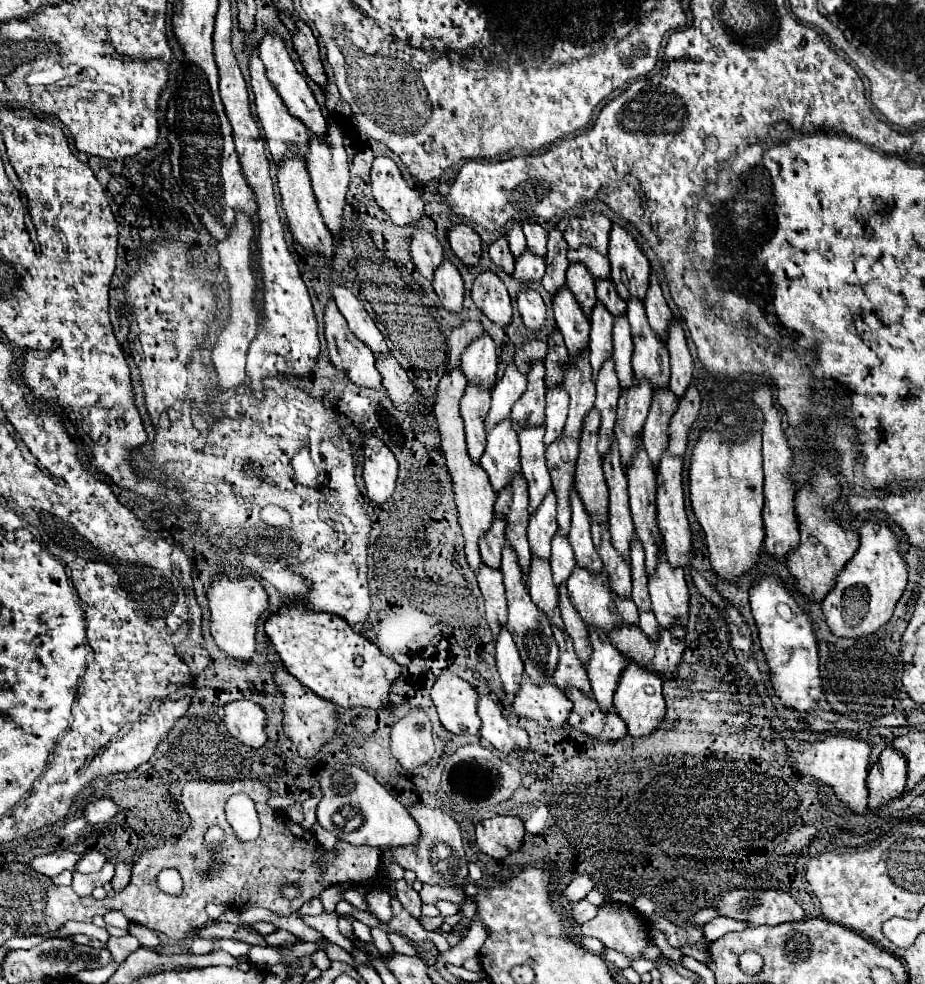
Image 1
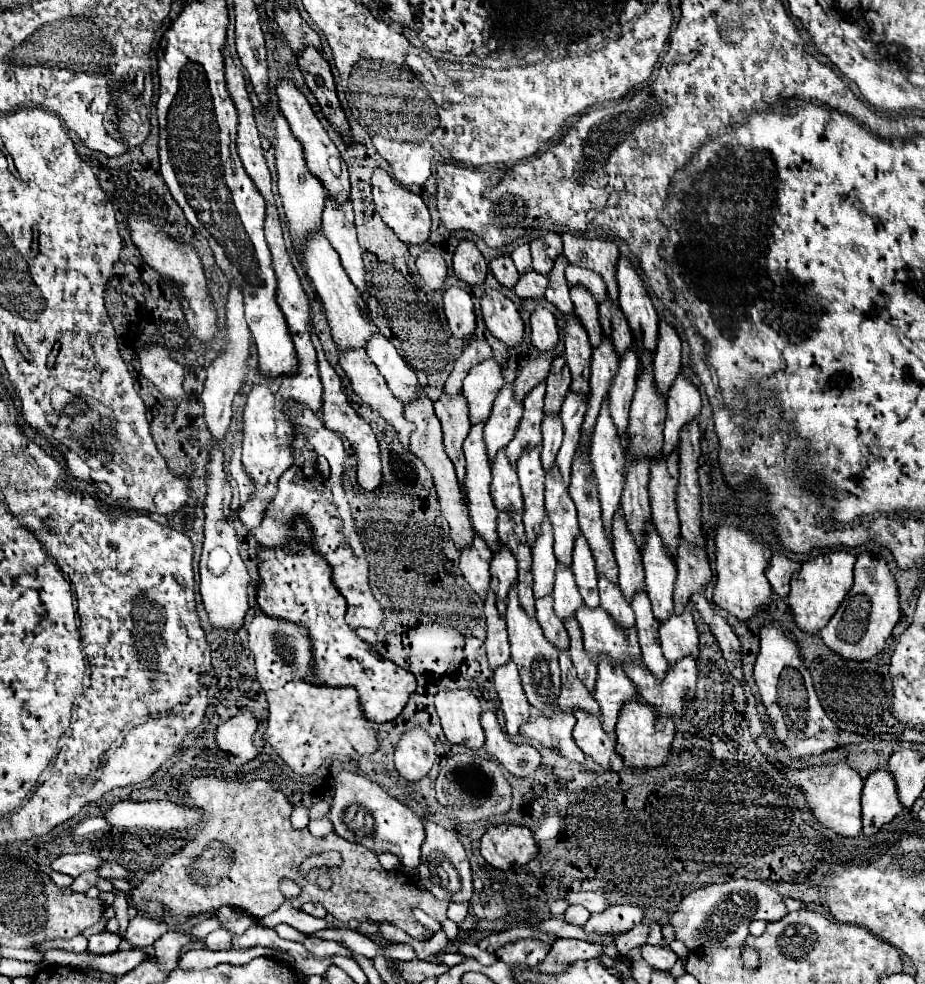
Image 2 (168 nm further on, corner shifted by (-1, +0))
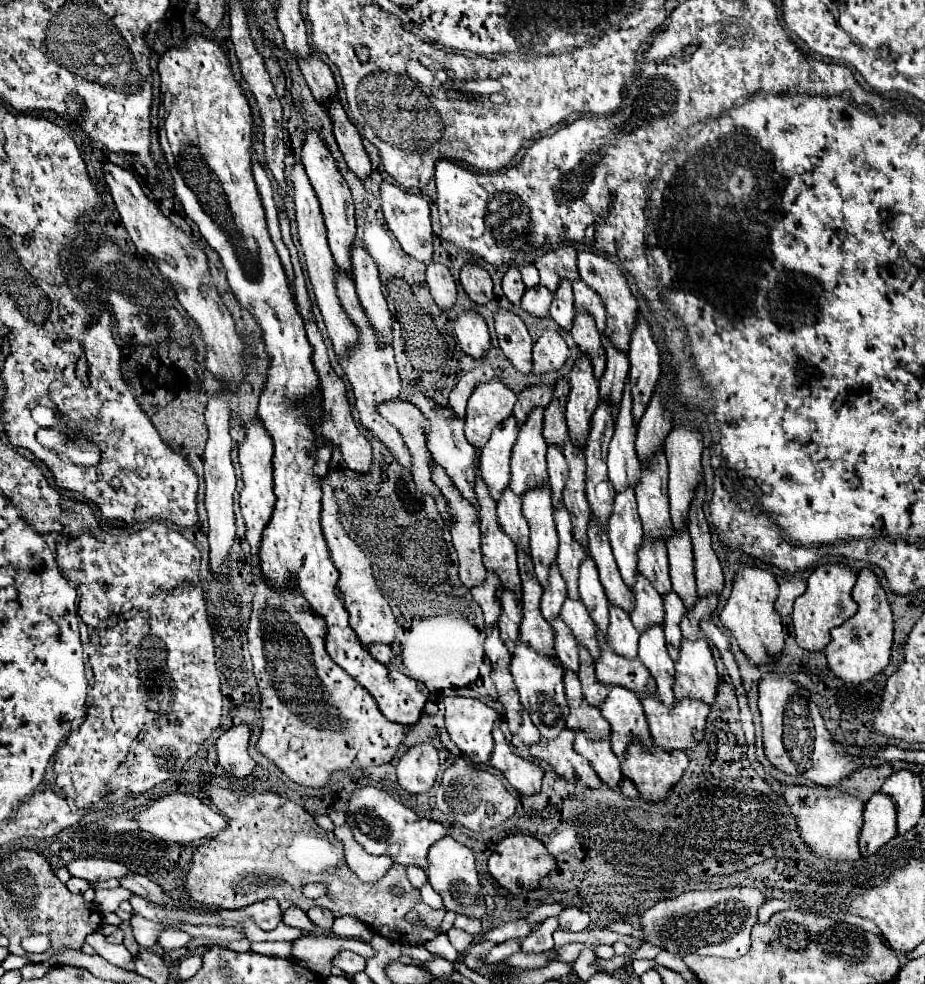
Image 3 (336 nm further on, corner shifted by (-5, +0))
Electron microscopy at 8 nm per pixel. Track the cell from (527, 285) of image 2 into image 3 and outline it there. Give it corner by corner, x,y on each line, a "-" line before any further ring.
535,287
535,289
527,289
523,299
521,299
521,309
527,311
529,315
537,317
537,319
545,319
549,315
549,305
551,305
553,295
549,293
549,289
545,287

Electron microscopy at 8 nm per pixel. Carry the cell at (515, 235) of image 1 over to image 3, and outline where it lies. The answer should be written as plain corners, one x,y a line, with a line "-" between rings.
535,265
521,267
519,271
521,271
521,275
523,275
523,283
525,283
525,287
527,287
527,289
533,289
533,287
537,287
537,285
539,285
539,273
537,273

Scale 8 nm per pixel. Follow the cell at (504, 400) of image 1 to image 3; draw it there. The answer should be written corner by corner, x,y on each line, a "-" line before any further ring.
507,417
501,425
497,425
491,433
491,439
481,449
481,477
489,487
489,495
497,501
501,493
509,485
509,459
511,449
517,439
517,421

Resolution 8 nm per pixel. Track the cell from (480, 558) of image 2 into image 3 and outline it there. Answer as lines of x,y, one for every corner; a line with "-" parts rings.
487,573
485,583
471,589
473,599
483,609
487,633
489,633
489,629
493,629
497,625
497,617
501,615
501,589
503,589
503,585
495,573

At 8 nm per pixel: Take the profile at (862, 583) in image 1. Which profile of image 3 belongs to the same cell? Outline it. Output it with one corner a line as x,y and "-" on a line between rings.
869,569
859,573
853,587
853,601
859,605
857,615
831,631
831,643
827,645
825,655
835,677
851,685
863,685
889,665
893,645
893,613
879,579

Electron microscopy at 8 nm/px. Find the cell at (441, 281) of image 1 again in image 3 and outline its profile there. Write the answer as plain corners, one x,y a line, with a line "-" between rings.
465,313
455,319
455,335
465,355
481,359
491,349
491,335
487,323
477,313

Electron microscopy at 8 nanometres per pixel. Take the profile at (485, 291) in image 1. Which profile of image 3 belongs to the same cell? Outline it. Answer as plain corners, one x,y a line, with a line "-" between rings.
499,309
495,313
495,331
499,345
505,353
505,357
513,363
513,367
521,373
531,373
531,349
533,339
525,327
525,323
511,311

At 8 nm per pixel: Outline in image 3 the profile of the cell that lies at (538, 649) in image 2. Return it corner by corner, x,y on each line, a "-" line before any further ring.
517,643
513,661
511,661
511,675
515,679
515,687
521,695
521,705
529,711
531,721
537,725
543,739
553,739
565,729
565,717
569,713
565,687
563,687
563,667
555,659
543,657
525,643

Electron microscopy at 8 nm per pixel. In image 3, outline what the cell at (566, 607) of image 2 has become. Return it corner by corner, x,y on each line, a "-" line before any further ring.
567,599
561,609
561,619
573,631
577,643
585,645
585,649
589,649
589,653
597,659
597,627
593,625
585,605
581,601

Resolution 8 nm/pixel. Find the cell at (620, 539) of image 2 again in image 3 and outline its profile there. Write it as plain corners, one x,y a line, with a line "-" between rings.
637,575
635,609
631,613
633,627
639,633
643,633
645,629
649,629
649,625
663,625
663,617
665,617
665,609
661,605
661,595
643,575

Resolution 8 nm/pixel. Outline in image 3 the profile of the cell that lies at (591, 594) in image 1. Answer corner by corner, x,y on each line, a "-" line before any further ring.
597,631
597,639
601,645
601,657
595,663
595,673
603,685
625,685
627,689
633,689
637,697
641,697
641,693
655,693
653,677
639,659
627,661
625,657
613,653
601,631

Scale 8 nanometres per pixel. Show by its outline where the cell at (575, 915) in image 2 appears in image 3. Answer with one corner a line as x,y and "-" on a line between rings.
567,907
559,913
559,927
567,931
585,931
589,927
589,915
577,907

